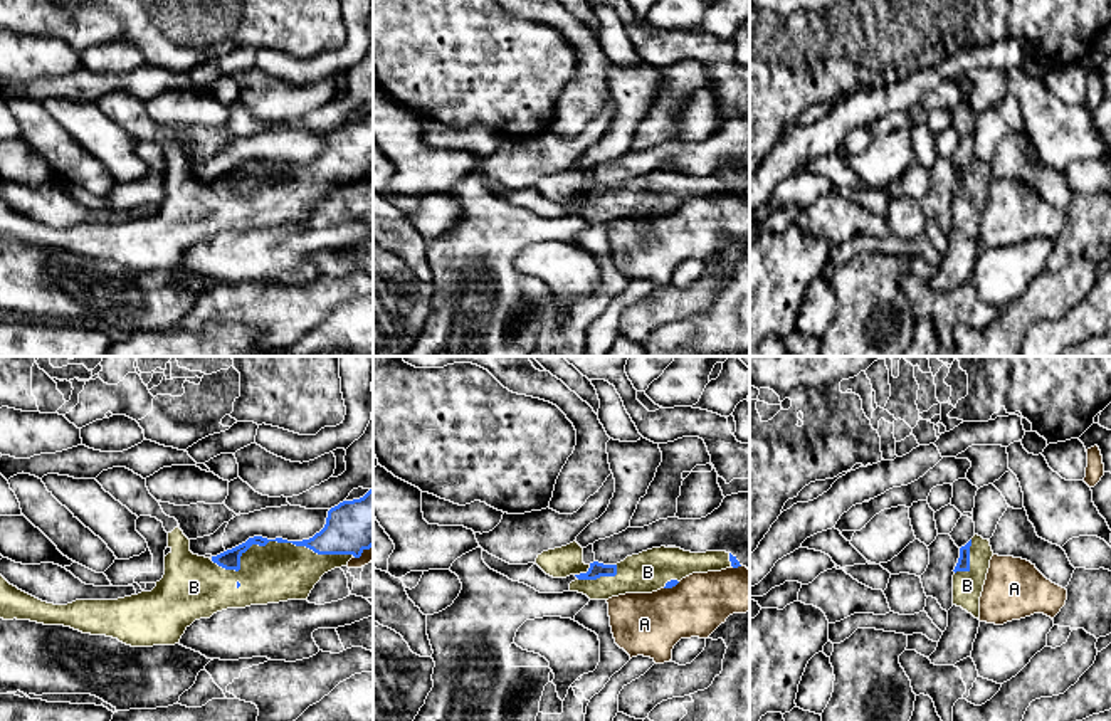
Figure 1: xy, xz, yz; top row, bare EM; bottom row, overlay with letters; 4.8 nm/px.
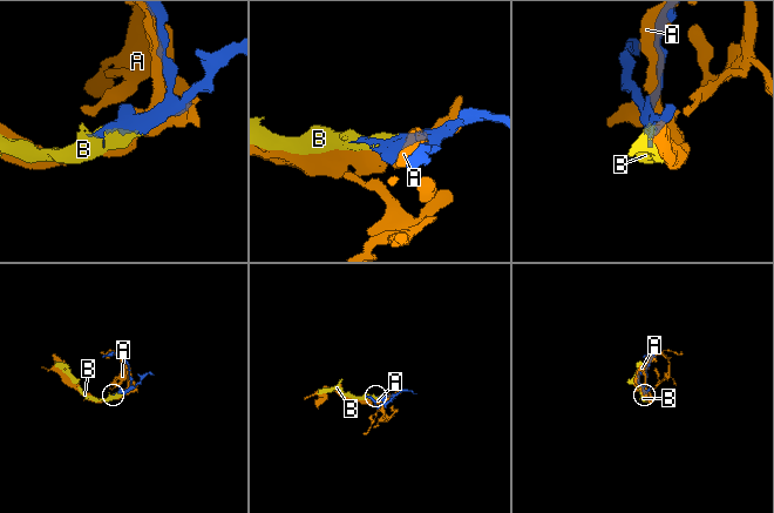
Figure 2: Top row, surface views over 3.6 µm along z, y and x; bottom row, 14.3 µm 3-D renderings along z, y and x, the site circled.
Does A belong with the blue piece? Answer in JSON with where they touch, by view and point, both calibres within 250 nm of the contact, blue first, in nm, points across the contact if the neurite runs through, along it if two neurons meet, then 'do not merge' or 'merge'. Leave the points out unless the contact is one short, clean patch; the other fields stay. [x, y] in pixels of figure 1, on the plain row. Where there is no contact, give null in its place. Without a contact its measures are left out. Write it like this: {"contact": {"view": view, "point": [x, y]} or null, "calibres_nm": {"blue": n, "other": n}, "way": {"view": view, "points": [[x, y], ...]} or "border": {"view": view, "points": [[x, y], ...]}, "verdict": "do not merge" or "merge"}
{"contact": {"view": "xy", "point": [362, 175]}, "calibres_nm": {"blue": 260, "other": 60}, "verdict": "do not merge"}

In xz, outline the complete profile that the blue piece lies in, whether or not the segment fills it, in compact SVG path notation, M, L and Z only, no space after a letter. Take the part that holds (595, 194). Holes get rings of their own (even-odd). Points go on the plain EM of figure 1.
M573 165L566 170L543 175L536 188L553 202L575 198L570 215L590 224L608 224L625 217L652 217L672 212L692 197L721 195L741 190L736 180L726 175L691 176L681 171L652 171L627 180L617 188L583 187L583 171Z

